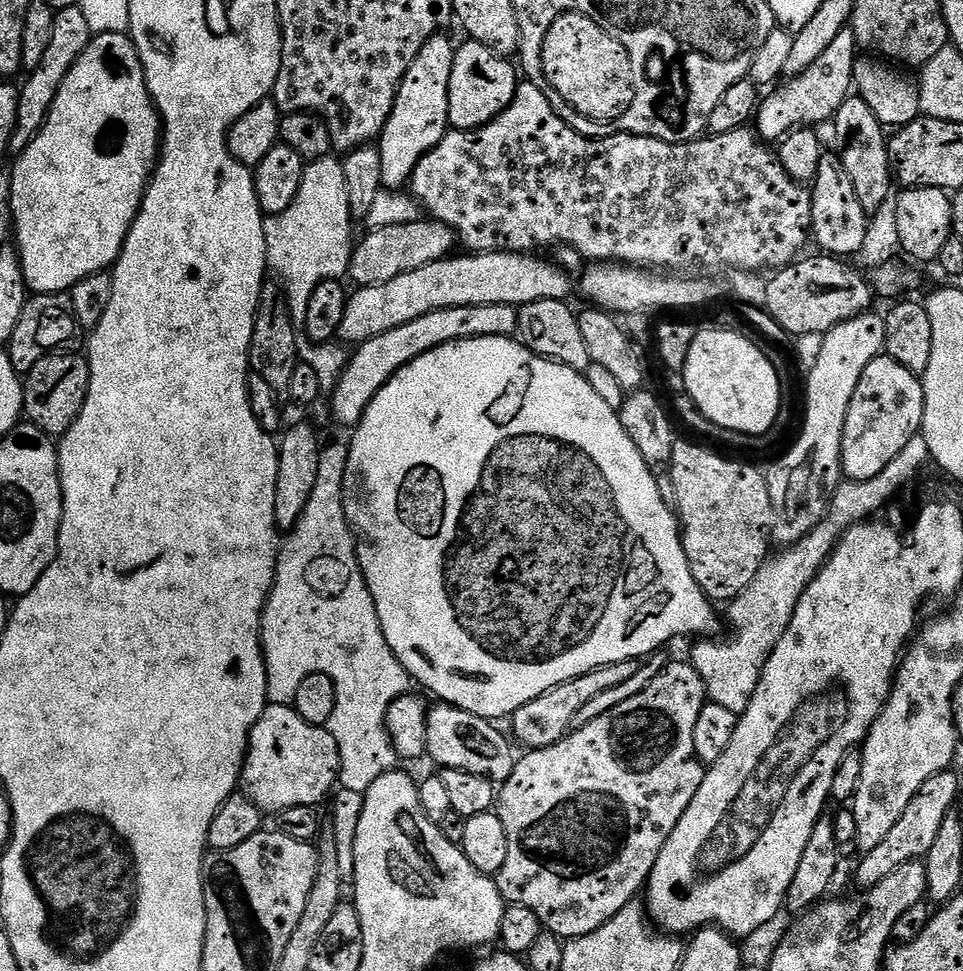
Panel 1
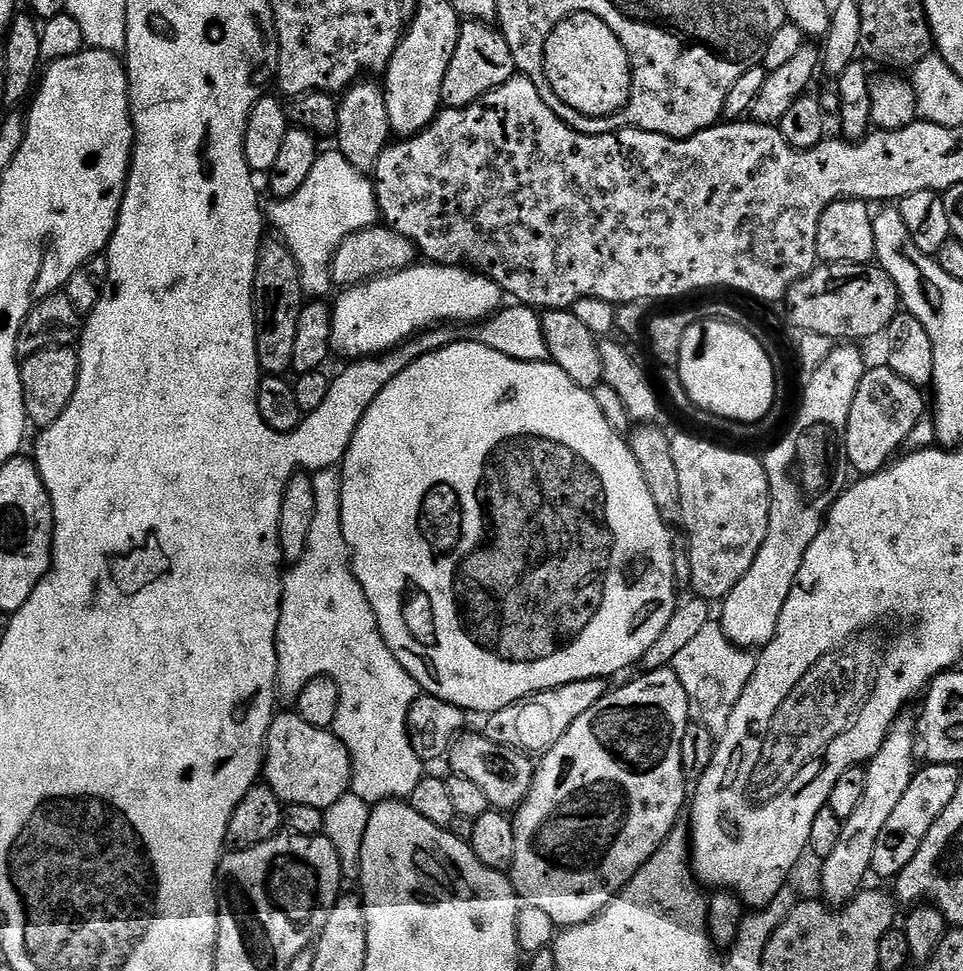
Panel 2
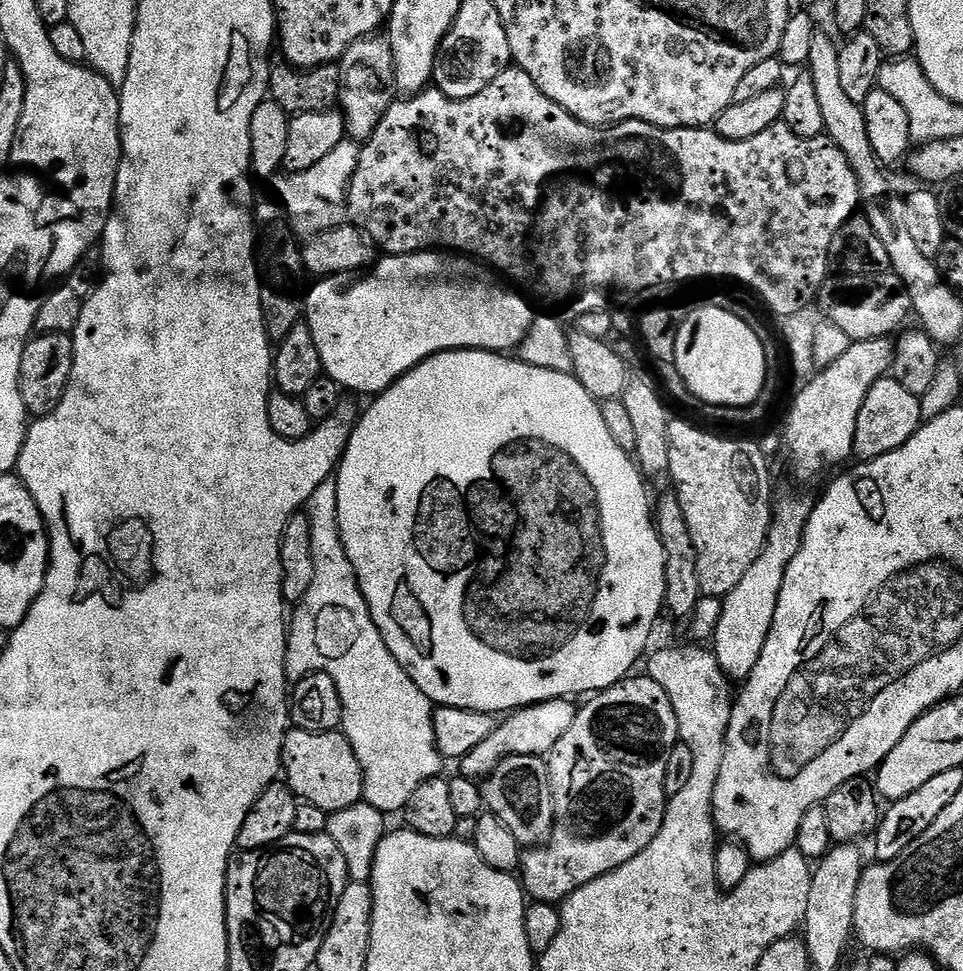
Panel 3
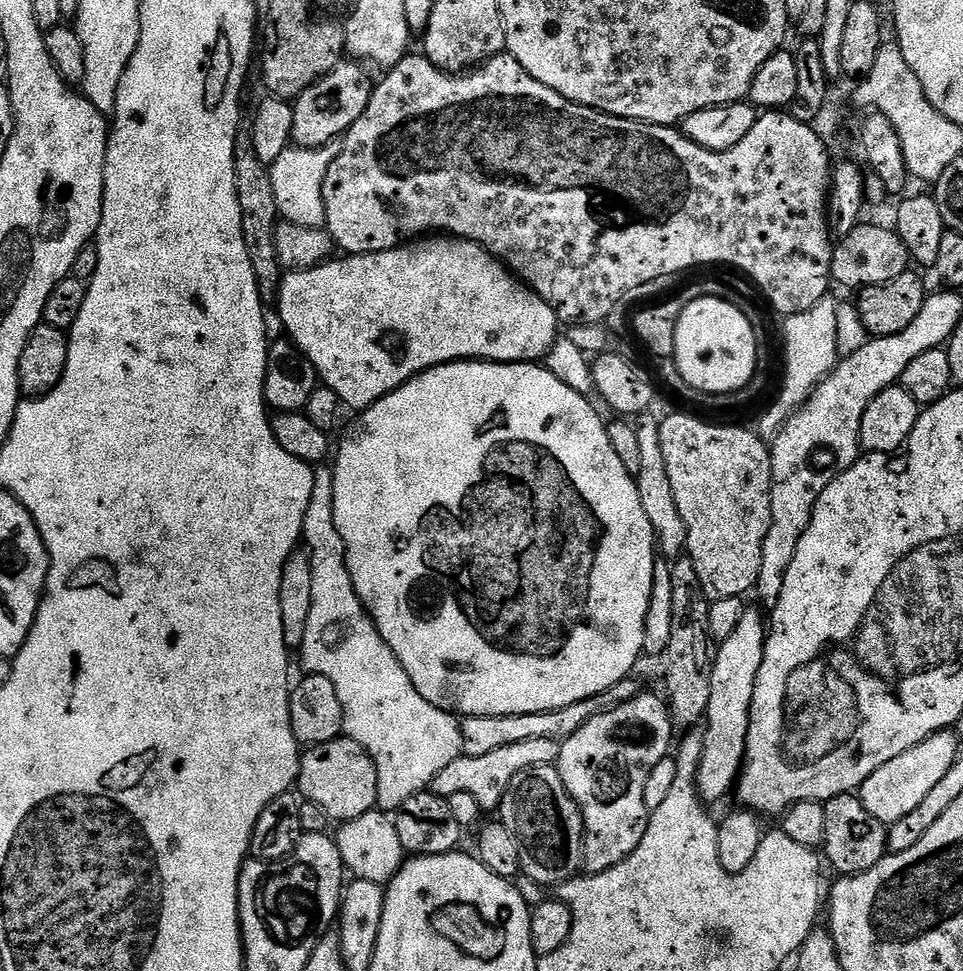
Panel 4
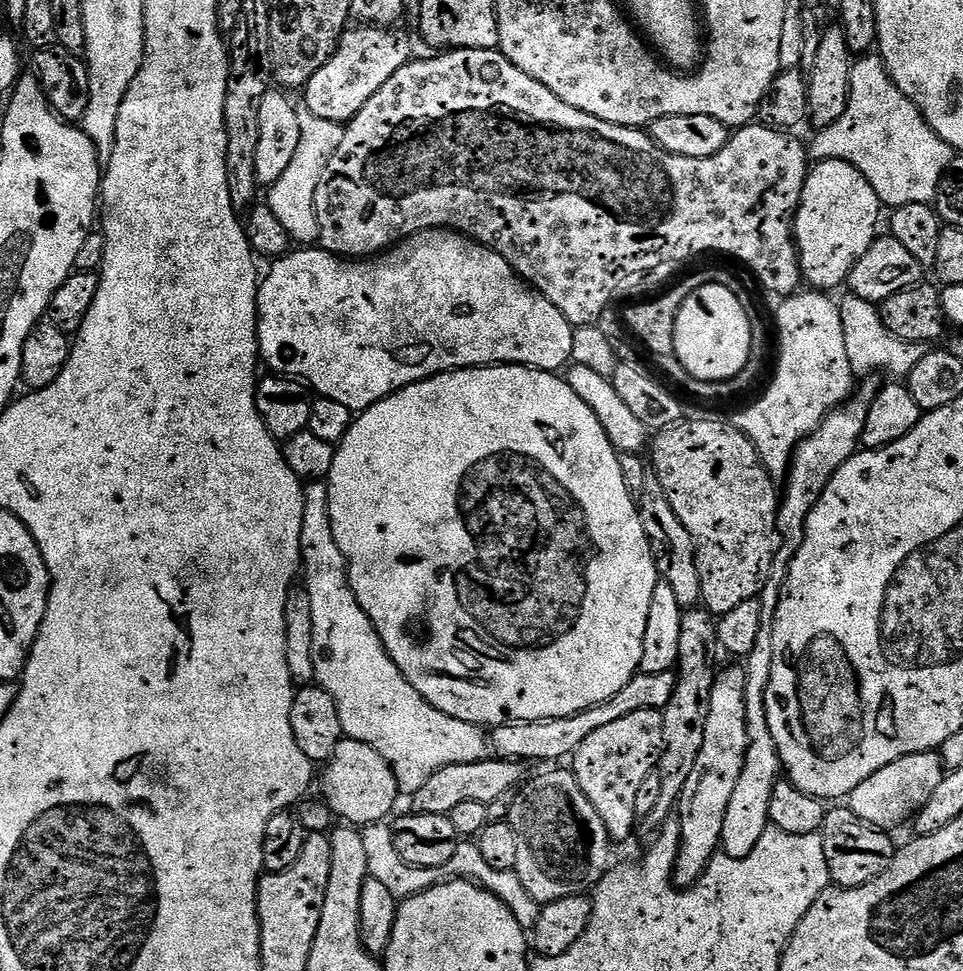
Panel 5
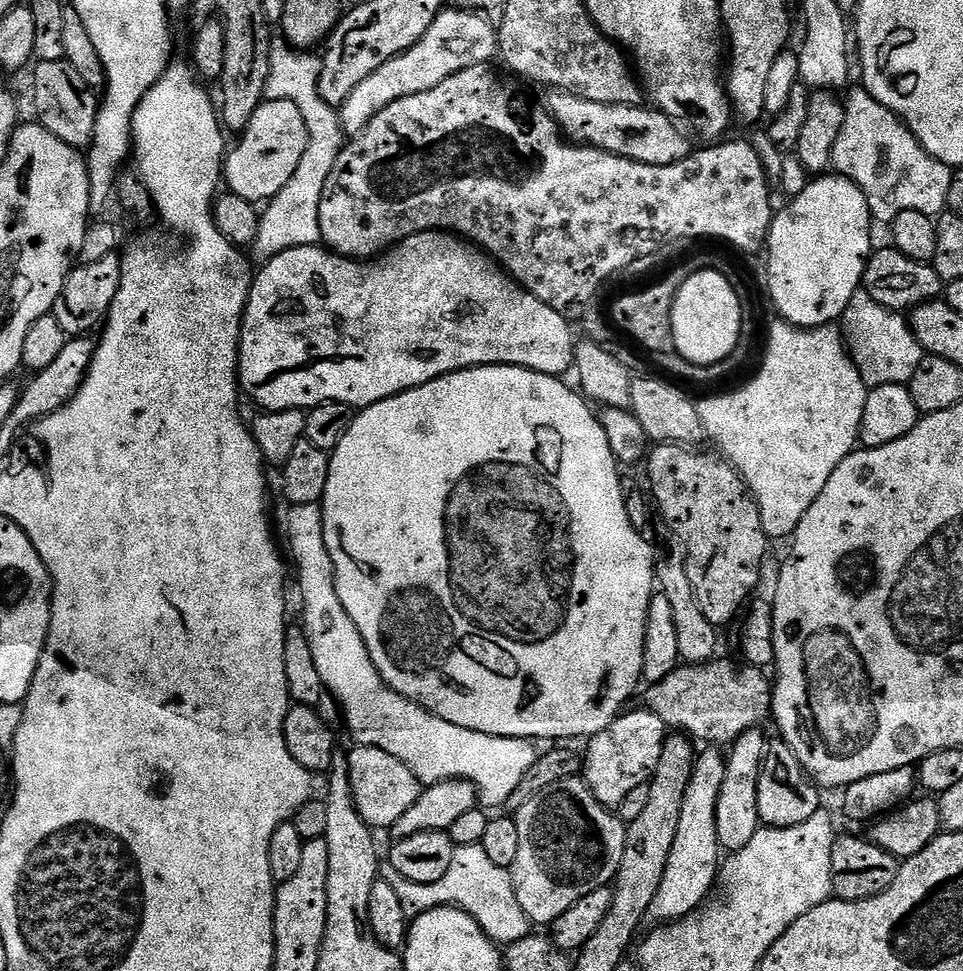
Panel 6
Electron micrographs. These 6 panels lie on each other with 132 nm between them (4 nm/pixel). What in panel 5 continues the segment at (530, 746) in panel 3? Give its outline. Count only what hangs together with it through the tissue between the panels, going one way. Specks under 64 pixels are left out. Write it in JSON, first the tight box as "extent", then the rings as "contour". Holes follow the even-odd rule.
{"extent":[411,758,525,816],"contour":[[[499,758],[446,766],[438,770],[438,774],[430,777],[422,785],[422,790],[411,793],[411,811],[447,816],[450,810],[454,810],[454,806],[459,806],[462,802],[489,804],[494,802],[494,798],[502,798],[502,794],[512,792],[525,779],[524,772],[520,768],[523,767],[517,761]]]}

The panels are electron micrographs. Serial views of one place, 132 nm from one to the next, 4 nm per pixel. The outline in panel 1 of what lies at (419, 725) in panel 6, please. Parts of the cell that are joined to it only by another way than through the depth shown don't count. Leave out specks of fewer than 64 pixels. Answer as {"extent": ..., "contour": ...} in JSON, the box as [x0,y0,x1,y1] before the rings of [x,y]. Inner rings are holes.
{"extent":[260,444,409,792],"contour":[[[332,444],[323,449],[318,458],[318,478],[310,493],[310,502],[287,533],[276,563],[276,581],[260,618],[260,643],[264,649],[264,665],[268,679],[269,704],[291,705],[302,678],[315,672],[326,674],[336,687],[334,714],[327,724],[328,732],[338,742],[340,751],[340,788],[368,792],[382,774],[397,767],[398,757],[386,730],[386,710],[394,698],[409,695],[408,671],[398,662],[394,650],[382,634],[378,610],[356,557],[356,537],[344,509],[344,479],[348,469],[348,444]]]}

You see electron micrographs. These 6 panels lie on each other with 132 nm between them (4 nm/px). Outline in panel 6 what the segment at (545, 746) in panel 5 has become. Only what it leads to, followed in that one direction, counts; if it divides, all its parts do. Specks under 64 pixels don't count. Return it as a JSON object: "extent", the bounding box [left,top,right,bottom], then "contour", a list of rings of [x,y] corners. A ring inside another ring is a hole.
{"extent":[644,656,773,746],"contour":[[[722,656],[710,660],[707,664],[689,664],[676,667],[656,684],[648,684],[644,700],[647,711],[654,713],[669,729],[679,730],[687,734],[693,741],[701,742],[708,746],[730,746],[747,729],[757,727],[766,718],[771,717],[773,683],[766,676],[764,668],[742,664],[742,667]]]}

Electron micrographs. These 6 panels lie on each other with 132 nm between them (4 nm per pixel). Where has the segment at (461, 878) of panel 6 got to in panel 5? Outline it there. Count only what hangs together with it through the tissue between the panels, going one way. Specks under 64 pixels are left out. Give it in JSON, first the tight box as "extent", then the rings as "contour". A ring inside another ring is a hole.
{"extent":[362,823,542,930],"contour":[[[387,823],[369,824],[363,829],[362,835],[366,842],[366,866],[369,877],[383,882],[390,890],[390,894],[396,896],[397,901],[403,902],[410,896],[425,892],[427,888],[441,883],[445,877],[463,878],[479,884],[488,892],[493,892],[511,910],[514,918],[518,918],[518,922],[525,930],[531,930],[538,922],[538,914],[542,906],[534,898],[530,898],[526,886],[522,886],[522,878],[518,878],[518,874],[514,870],[510,872],[494,870],[494,866],[490,866],[484,861],[482,850],[478,850],[478,846],[474,842],[457,843],[454,858],[450,858],[450,862],[446,862],[444,868],[419,868],[410,866],[410,862],[406,862],[402,858],[402,854],[398,854],[398,850],[394,850],[392,829]]]}

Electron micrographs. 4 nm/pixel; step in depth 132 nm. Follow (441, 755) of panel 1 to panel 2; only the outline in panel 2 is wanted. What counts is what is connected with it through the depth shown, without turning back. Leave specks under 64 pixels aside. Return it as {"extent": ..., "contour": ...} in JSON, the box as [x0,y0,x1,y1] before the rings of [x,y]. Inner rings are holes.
{"extent":[446,734,534,810],"contour":[[[482,734],[457,736],[448,751],[446,764],[452,767],[451,771],[462,778],[470,778],[475,782],[482,794],[486,794],[489,805],[496,810],[515,810],[523,804],[530,794],[534,764],[525,753],[515,748],[499,748]],[[509,808],[509,809],[508,809]]]}

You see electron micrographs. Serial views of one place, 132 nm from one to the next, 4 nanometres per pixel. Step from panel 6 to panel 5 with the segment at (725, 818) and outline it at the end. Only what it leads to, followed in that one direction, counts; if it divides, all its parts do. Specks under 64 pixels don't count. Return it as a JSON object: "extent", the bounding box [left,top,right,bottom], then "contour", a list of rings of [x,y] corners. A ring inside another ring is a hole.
{"extent":[720,378,881,858],"contour":[[[868,378],[864,384],[855,389],[854,395],[843,406],[830,412],[827,418],[808,435],[792,453],[792,462],[788,465],[786,483],[782,488],[780,509],[776,512],[776,529],[780,535],[780,548],[774,558],[774,566],[770,570],[770,578],[760,591],[761,630],[755,639],[754,648],[750,650],[743,665],[746,674],[746,722],[748,723],[748,749],[746,762],[742,766],[742,775],[738,778],[738,787],[730,797],[730,807],[726,809],[726,819],[722,822],[722,838],[720,848],[723,855],[730,858],[746,858],[758,846],[758,838],[770,826],[770,798],[772,788],[782,772],[778,746],[774,746],[774,734],[770,734],[770,726],[766,722],[766,698],[764,691],[770,682],[770,666],[774,662],[774,650],[778,643],[778,602],[782,598],[784,583],[788,577],[788,566],[796,557],[802,546],[802,538],[806,530],[806,522],[810,510],[818,502],[818,498],[826,490],[830,478],[852,456],[855,456],[860,444],[860,435],[866,426],[866,414],[881,390],[879,379]]]}

